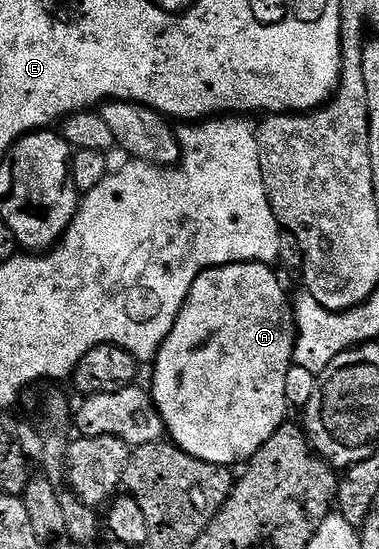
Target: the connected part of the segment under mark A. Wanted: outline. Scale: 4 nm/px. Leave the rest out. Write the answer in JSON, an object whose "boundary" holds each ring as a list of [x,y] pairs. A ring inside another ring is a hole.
{"boundary":[[[236,262],[233,266],[216,266],[212,270],[203,270],[194,280],[188,301],[180,309],[170,336],[158,351],[159,357],[165,359],[157,360],[157,370],[152,374],[152,403],[160,414],[167,437],[190,457],[218,466],[224,466],[227,462],[232,468],[239,462],[240,466],[249,461],[249,451],[244,451],[248,446],[248,438],[244,434],[236,438],[236,446],[240,449],[237,454],[230,455],[228,461],[220,455],[228,446],[227,436],[220,434],[220,414],[234,409],[239,398],[248,401],[248,418],[253,428],[264,430],[253,440],[253,451],[262,448],[289,417],[290,392],[286,388],[286,378],[288,370],[293,367],[297,332],[296,324],[290,317],[289,295],[280,291],[280,282],[276,276],[278,274],[275,269],[272,271],[272,268],[259,262]]]}

